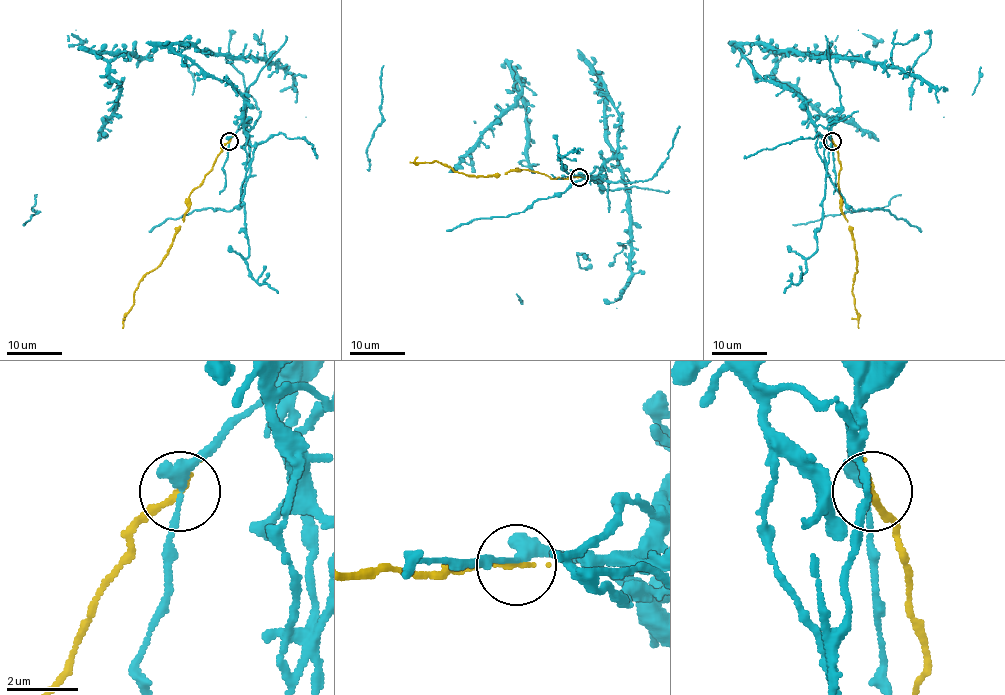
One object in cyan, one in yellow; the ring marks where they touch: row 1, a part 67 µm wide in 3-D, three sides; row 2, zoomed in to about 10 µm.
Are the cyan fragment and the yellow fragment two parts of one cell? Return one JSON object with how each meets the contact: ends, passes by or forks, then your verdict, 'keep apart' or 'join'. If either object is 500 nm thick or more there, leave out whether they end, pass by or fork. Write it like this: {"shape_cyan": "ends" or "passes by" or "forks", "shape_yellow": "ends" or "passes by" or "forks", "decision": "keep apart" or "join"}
{"shape_cyan": "passes by", "shape_yellow": "ends", "decision": "keep apart"}

